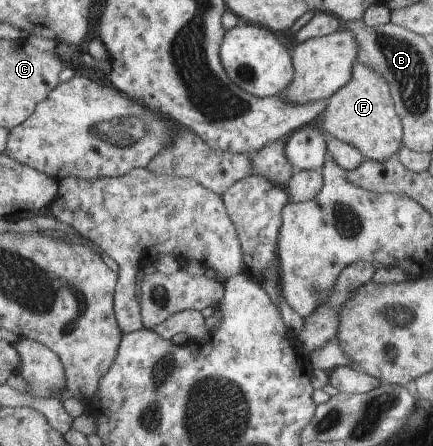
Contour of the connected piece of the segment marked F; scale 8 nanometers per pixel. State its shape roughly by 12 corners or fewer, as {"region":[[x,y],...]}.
{"region":[[359,62],[319,128],[382,163],[402,146],[383,77]]}

